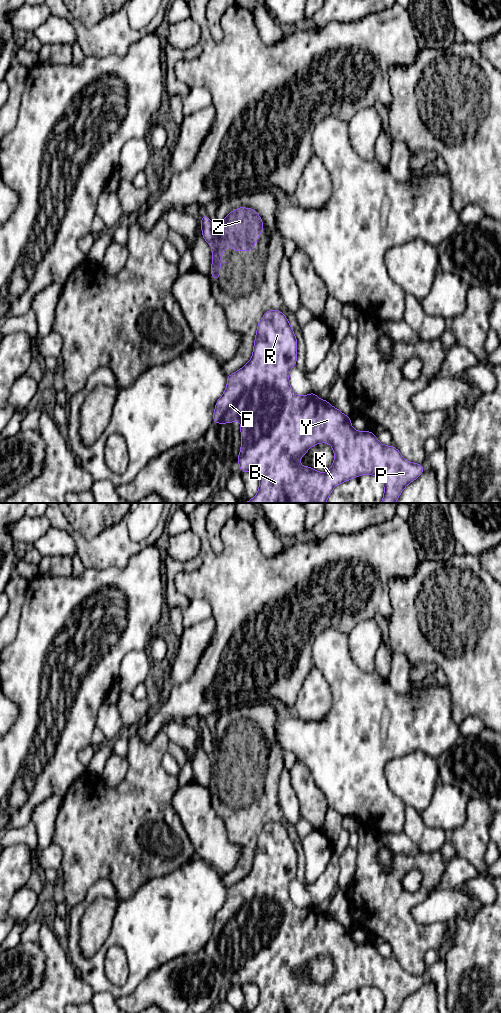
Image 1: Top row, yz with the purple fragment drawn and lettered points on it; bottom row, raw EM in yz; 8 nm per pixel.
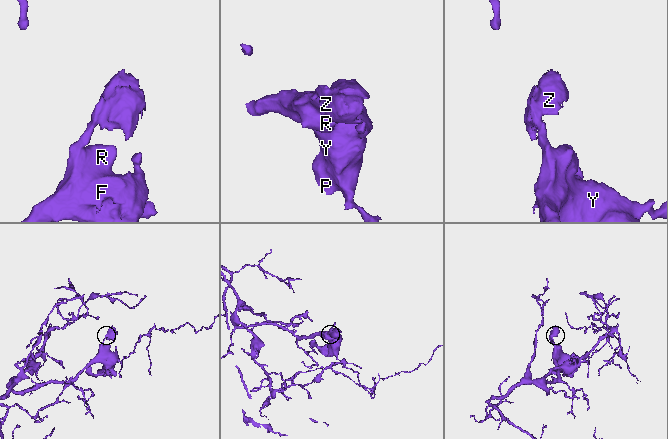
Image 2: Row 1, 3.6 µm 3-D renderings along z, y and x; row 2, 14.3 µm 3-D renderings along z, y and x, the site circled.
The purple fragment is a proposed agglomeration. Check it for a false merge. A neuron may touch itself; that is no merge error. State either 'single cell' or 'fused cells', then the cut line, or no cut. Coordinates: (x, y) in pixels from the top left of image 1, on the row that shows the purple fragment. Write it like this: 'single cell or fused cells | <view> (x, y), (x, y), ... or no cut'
fused cells | yz (216, 227), (216, 238), (211, 245)

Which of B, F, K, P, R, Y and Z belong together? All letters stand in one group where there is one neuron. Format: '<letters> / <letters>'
B F K P R Y / Z

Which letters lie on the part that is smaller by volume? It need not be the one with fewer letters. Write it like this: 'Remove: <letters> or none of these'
Remove: Z

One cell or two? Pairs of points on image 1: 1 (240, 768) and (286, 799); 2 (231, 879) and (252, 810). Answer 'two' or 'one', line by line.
1: two
2: one

